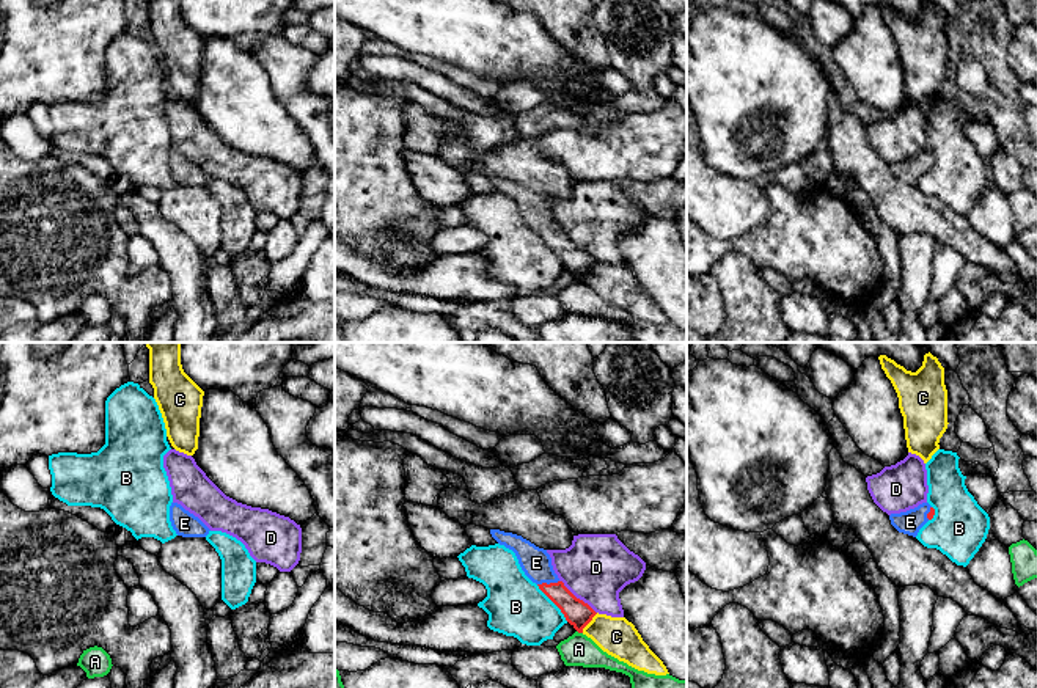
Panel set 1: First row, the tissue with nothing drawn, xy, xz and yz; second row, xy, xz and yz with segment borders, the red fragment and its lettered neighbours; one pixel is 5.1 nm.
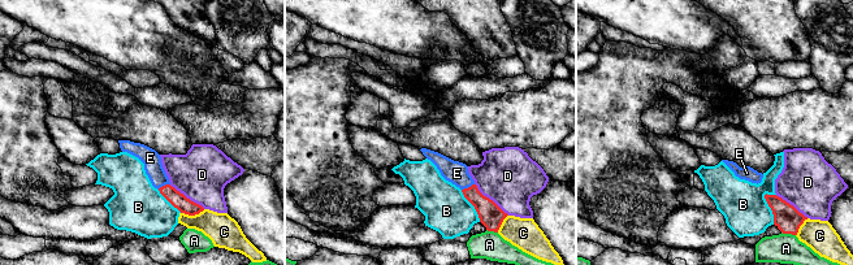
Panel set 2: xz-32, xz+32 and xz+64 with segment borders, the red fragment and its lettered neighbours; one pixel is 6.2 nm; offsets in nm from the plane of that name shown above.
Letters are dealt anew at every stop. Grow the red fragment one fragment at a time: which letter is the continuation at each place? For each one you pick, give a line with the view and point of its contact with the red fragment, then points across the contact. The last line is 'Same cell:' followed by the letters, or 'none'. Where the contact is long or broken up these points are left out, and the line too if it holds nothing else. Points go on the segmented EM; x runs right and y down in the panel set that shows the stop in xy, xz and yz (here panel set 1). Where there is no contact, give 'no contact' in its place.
E: contact xz (545, 583); way xz (577, 613), (545, 583), (536, 563)
Same cell: E

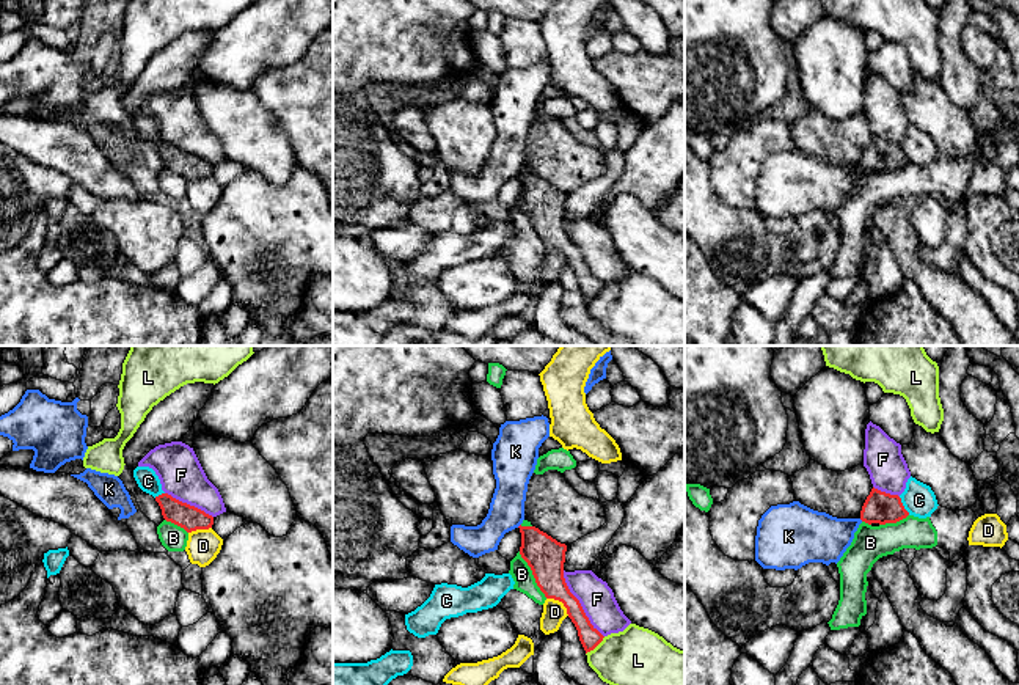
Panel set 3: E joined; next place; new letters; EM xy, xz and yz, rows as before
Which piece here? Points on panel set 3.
Same cell: none

